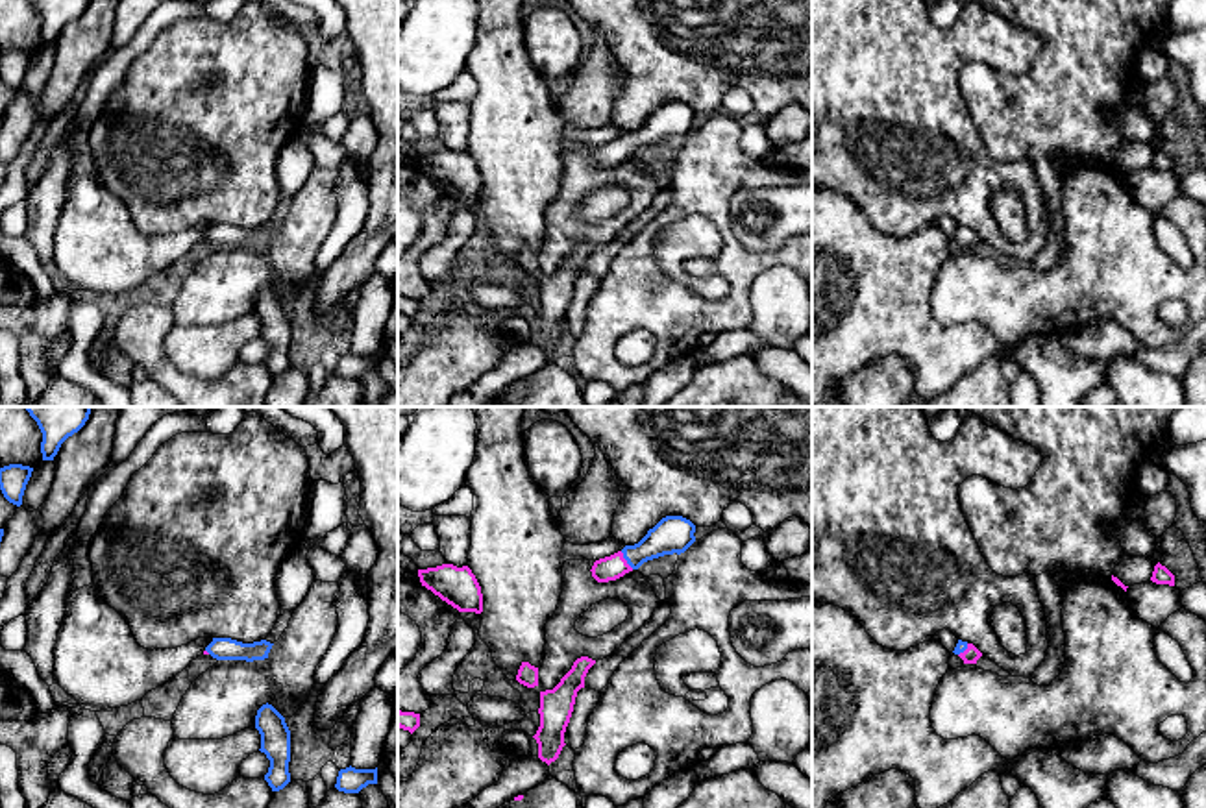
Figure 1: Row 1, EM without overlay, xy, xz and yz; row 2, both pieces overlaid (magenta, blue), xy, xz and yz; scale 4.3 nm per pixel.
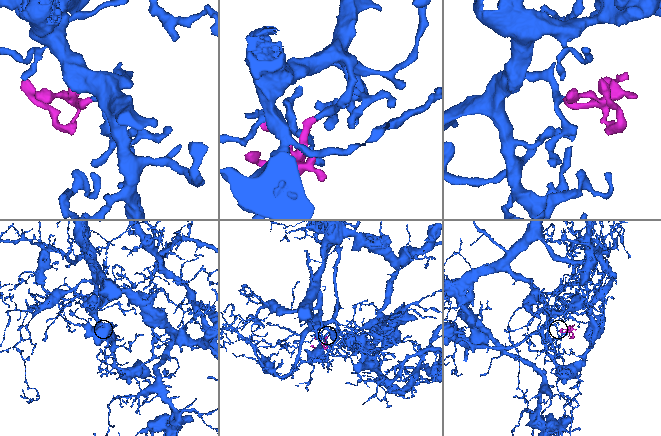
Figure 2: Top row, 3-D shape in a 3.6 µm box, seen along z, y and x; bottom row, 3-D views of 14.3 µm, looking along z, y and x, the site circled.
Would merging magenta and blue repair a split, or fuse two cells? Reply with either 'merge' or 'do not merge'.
merge

